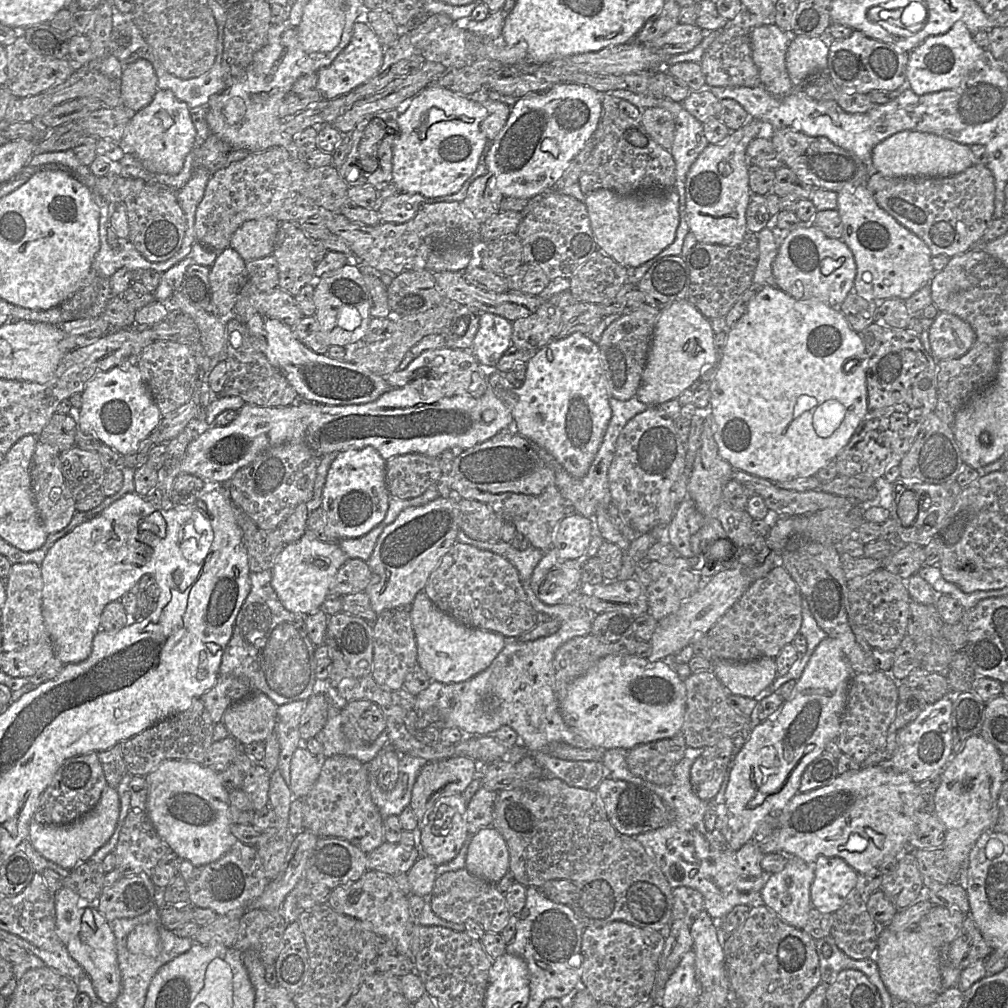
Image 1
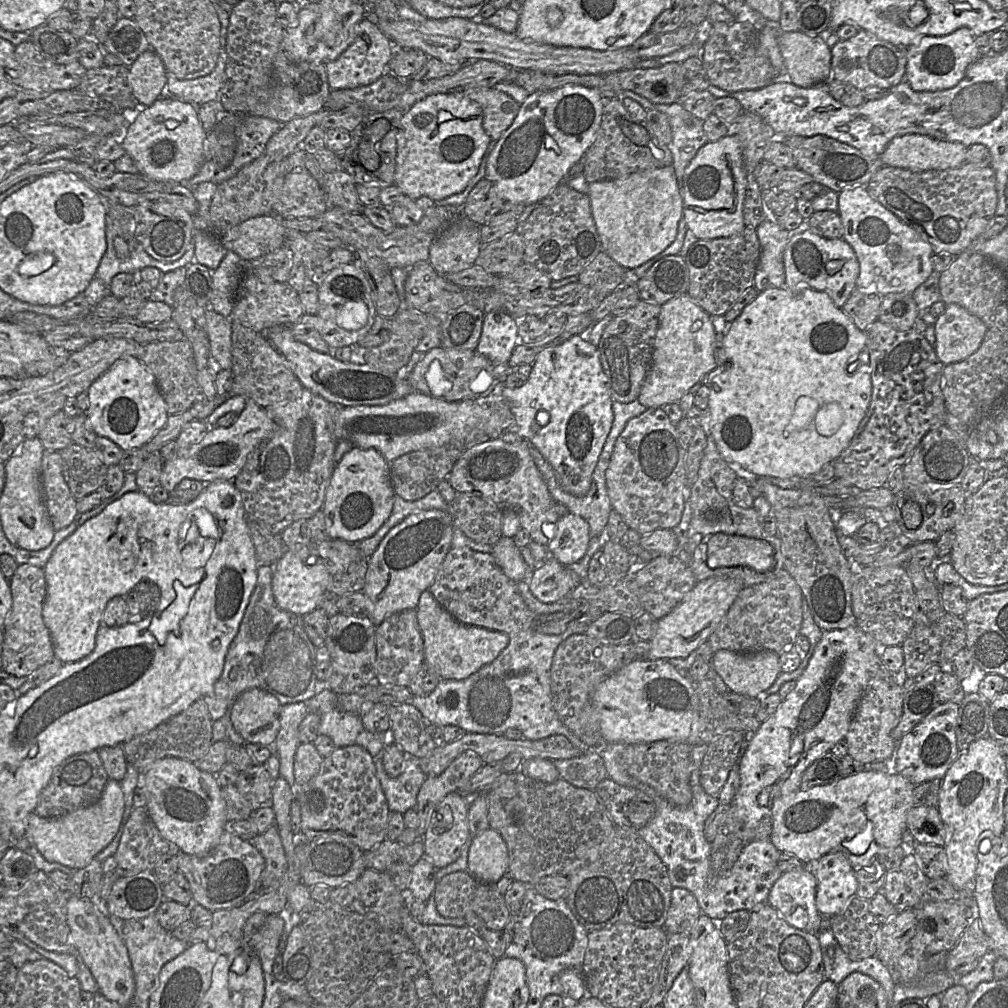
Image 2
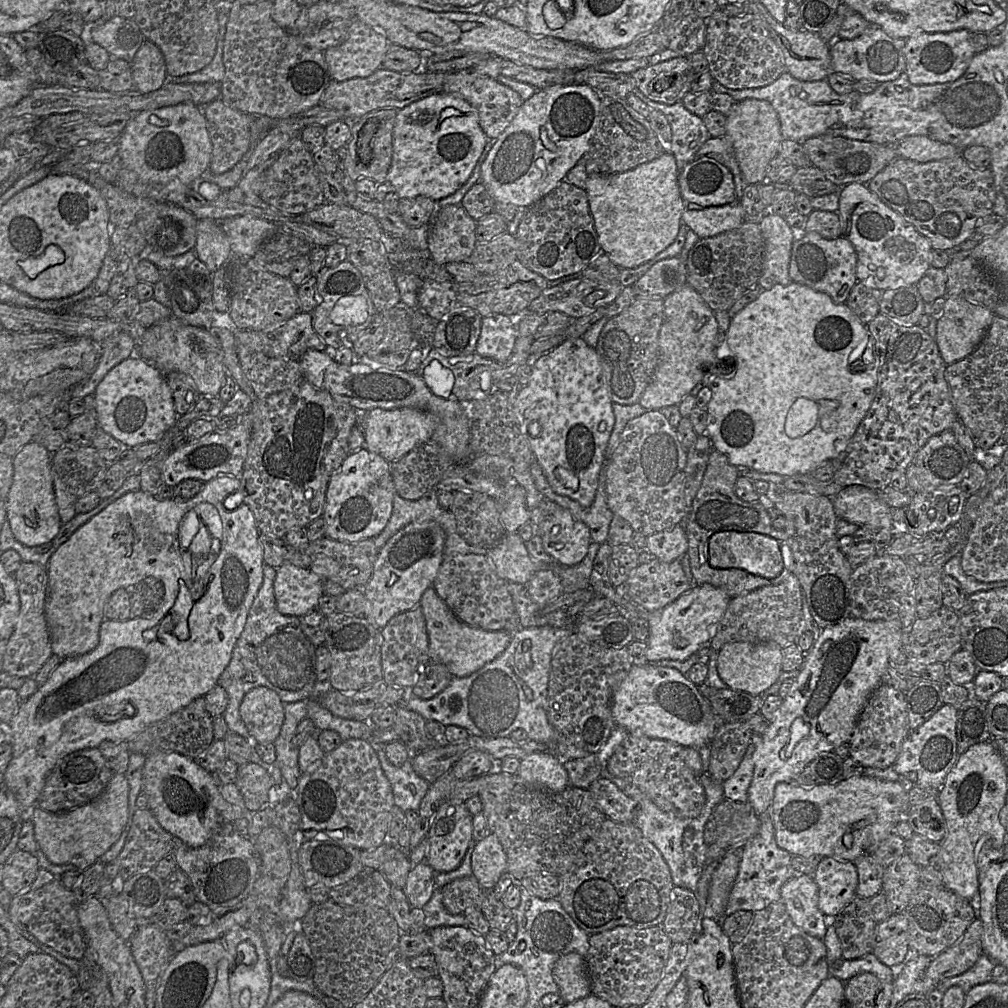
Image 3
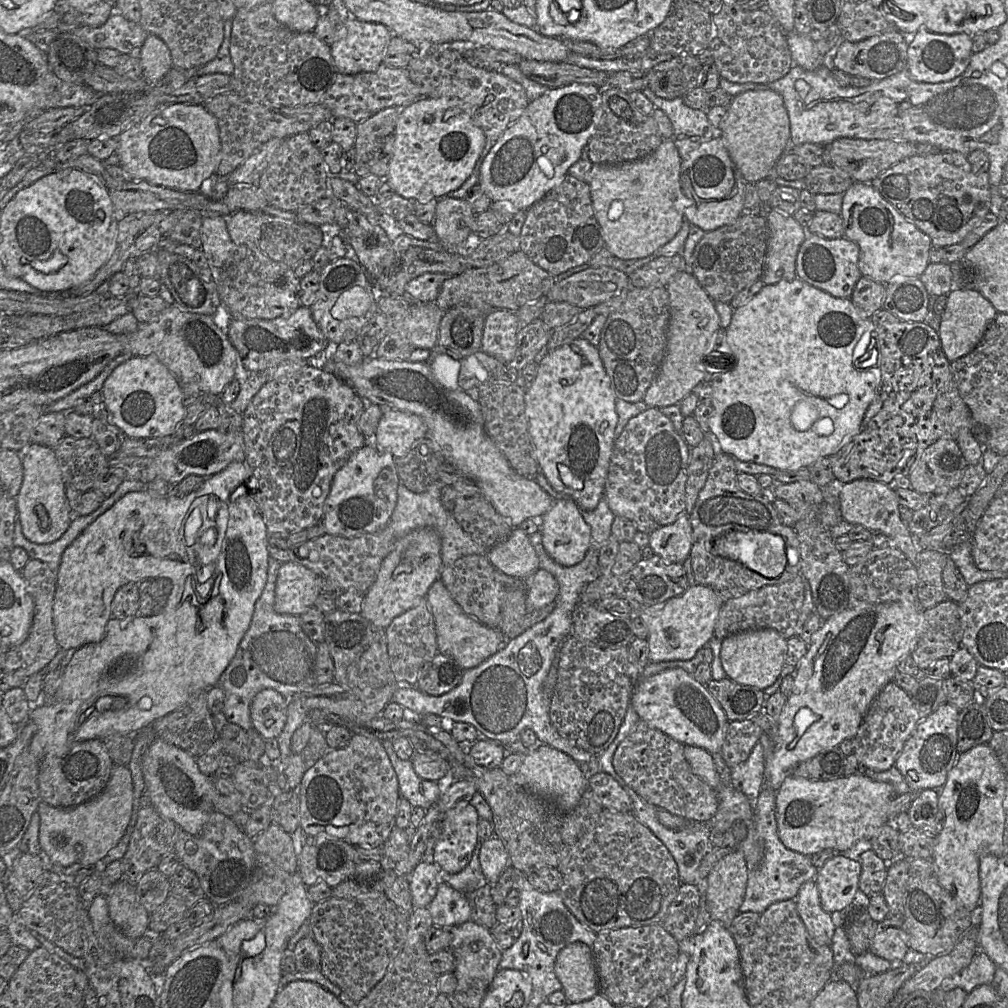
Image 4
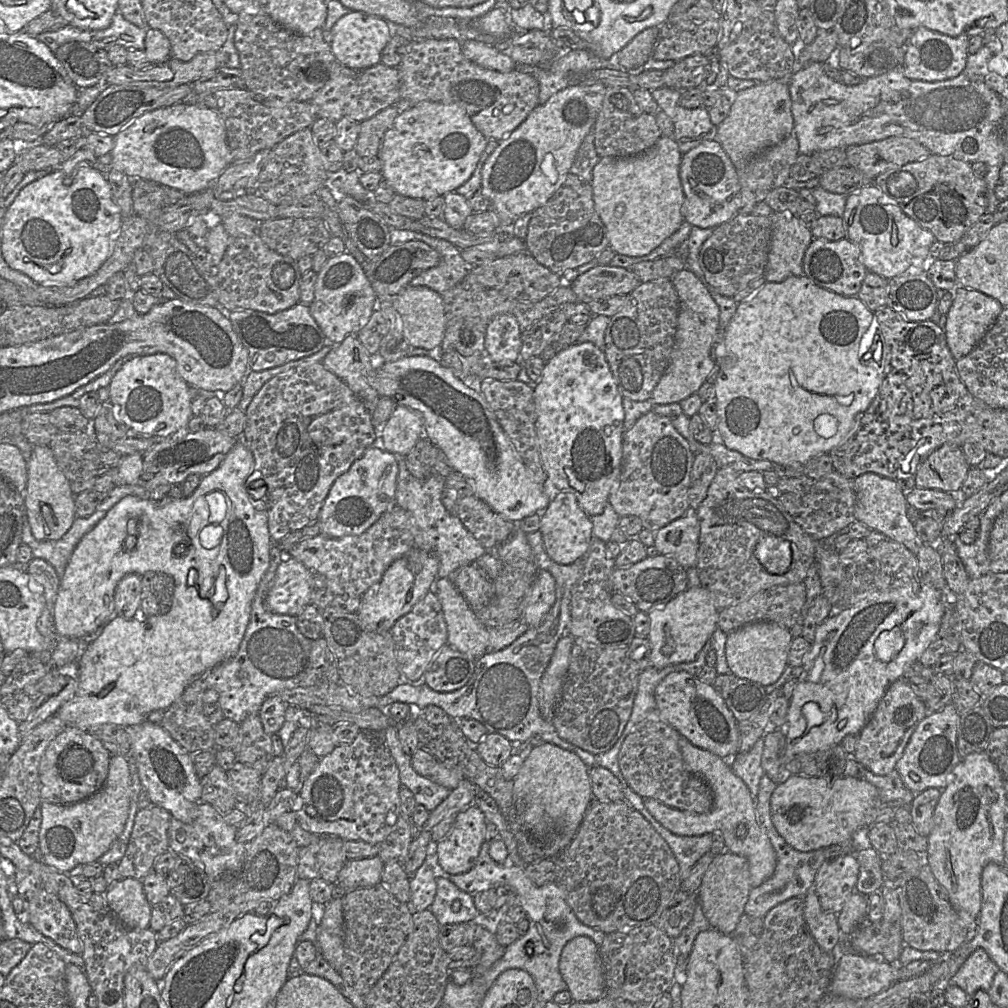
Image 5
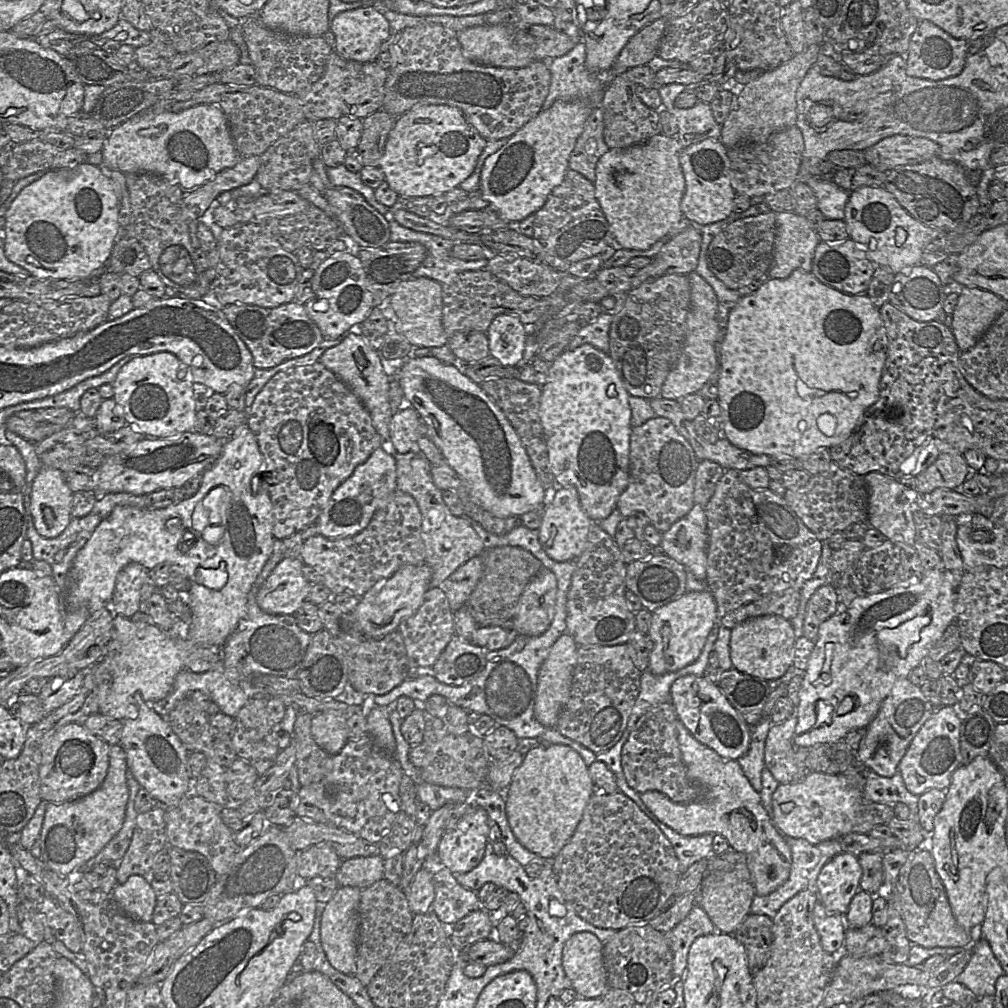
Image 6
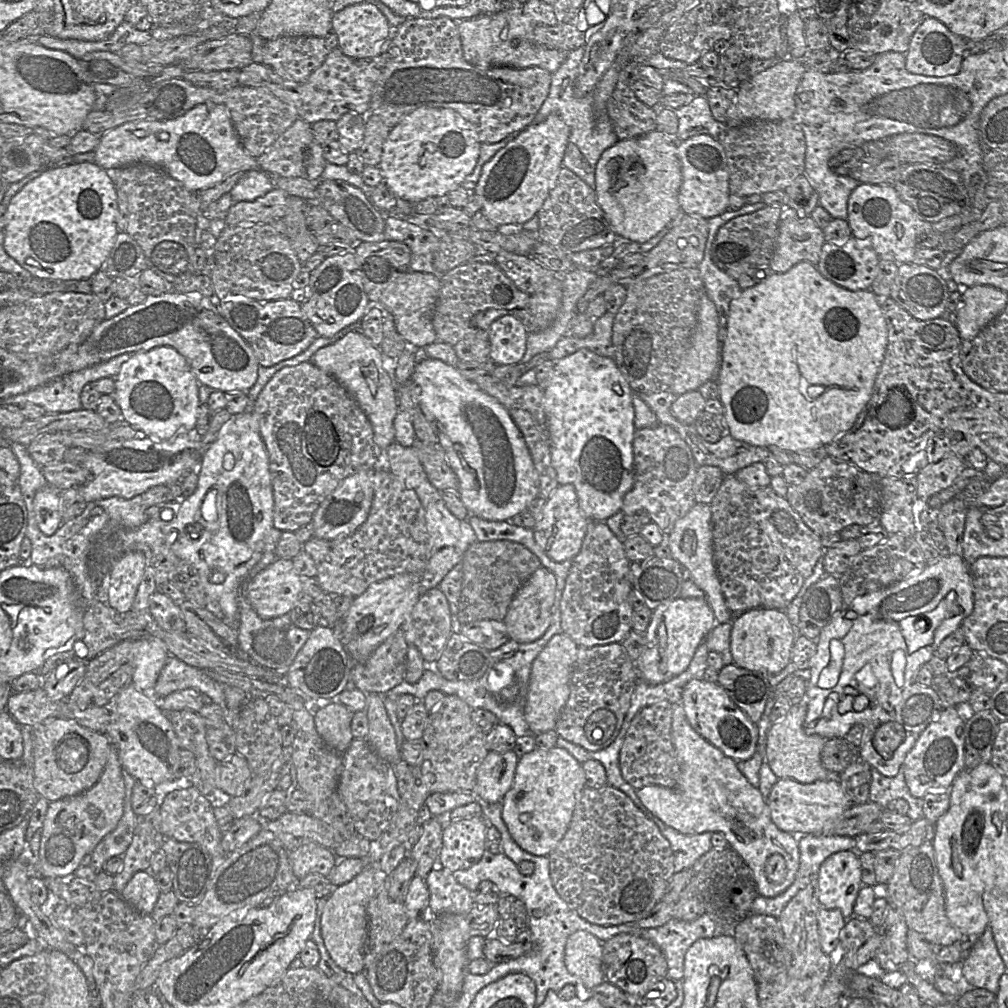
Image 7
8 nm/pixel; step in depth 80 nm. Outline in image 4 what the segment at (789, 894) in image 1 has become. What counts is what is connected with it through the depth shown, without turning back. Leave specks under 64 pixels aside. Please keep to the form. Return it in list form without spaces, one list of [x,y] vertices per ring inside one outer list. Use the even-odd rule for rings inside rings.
[[[811,880],[802,884],[794,900],[809,935],[818,944],[830,946],[836,927],[832,915],[821,908],[815,882]]]

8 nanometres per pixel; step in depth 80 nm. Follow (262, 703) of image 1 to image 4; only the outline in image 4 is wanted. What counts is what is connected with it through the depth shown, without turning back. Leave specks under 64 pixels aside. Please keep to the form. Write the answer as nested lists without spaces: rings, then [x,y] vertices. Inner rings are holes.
[[[272,689],[258,692],[250,705],[252,728],[263,739],[277,738],[282,732],[287,719],[289,699]]]

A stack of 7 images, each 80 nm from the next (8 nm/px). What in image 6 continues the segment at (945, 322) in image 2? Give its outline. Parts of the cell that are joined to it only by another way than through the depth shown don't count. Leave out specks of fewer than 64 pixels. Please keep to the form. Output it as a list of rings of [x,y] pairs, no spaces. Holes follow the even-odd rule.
[[[957,287],[959,298],[952,314],[951,330],[961,352],[974,347],[1002,314],[1006,301],[978,287]]]

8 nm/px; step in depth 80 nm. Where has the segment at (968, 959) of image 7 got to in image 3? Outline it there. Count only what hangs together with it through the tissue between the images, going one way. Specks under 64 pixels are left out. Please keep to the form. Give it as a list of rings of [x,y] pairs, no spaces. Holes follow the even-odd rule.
[[[982,953],[976,963],[960,975],[949,977],[936,984],[936,988],[943,993],[951,986],[960,986],[967,993],[973,986],[992,980],[995,962]]]

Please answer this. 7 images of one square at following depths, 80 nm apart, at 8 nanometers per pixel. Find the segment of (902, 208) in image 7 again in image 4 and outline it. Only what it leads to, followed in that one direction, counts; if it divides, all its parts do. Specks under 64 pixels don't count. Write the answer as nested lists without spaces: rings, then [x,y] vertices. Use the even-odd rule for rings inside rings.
[[[854,182],[852,186],[843,195],[843,205],[841,210],[843,219],[844,237],[854,241],[860,249],[858,266],[862,276],[869,277],[877,282],[887,284],[895,276],[904,277],[920,277],[930,263],[930,249],[933,246],[931,238],[922,232],[914,223],[909,221],[902,213],[900,213],[892,204],[886,201],[881,194],[870,183]]]

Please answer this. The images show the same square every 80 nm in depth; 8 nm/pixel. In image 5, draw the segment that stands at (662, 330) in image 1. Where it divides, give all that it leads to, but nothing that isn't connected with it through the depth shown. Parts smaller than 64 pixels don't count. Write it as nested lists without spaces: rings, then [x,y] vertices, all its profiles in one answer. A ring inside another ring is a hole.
[[[686,269],[675,272],[671,280],[679,298],[675,342],[670,362],[650,398],[653,405],[680,403],[692,394],[696,394],[717,368],[713,349],[718,341],[720,310],[712,298],[709,287],[704,280],[700,280],[693,272]]]

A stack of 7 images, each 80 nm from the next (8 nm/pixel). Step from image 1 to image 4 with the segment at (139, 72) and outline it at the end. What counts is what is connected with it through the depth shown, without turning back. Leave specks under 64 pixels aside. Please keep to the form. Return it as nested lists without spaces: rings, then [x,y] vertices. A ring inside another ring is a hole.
[[[148,34],[138,57],[142,68],[142,77],[150,85],[161,82],[173,67],[168,46],[161,38],[153,34]]]

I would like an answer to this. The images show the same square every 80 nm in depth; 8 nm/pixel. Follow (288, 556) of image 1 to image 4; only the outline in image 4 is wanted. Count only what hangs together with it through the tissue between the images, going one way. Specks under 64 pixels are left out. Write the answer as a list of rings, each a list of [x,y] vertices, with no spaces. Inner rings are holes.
[[[293,561],[281,564],[275,583],[277,613],[300,616],[314,605],[319,593],[318,576],[313,571]]]

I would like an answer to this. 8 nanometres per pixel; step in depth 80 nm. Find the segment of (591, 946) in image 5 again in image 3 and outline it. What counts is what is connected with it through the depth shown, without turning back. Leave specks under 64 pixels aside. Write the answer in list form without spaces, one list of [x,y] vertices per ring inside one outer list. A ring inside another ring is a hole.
[[[576,952],[563,955],[556,962],[553,977],[565,1003],[577,1001],[592,993],[586,960]]]

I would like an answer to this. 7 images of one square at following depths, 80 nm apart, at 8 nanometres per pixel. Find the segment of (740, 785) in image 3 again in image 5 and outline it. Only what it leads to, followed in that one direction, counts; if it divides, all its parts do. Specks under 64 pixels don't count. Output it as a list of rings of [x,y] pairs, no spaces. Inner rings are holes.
[[[764,736],[749,751],[737,753],[730,759],[733,772],[745,782],[754,799],[758,795],[760,780],[765,774],[761,763],[763,747]]]

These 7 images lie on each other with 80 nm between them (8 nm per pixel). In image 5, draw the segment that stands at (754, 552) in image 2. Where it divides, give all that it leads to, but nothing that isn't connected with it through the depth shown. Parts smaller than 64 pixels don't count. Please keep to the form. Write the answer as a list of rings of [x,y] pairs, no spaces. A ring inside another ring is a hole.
[[[776,536],[760,538],[755,548],[755,555],[770,574],[784,574],[793,562],[791,542]]]

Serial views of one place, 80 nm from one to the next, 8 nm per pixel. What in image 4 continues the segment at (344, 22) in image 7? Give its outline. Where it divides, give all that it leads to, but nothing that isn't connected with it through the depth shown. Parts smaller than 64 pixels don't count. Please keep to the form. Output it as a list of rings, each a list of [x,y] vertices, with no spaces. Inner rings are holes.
[[[349,16],[347,21],[339,26],[335,41],[331,47],[335,73],[353,75],[362,72],[374,72],[383,63],[392,33],[383,24],[361,21]]]

